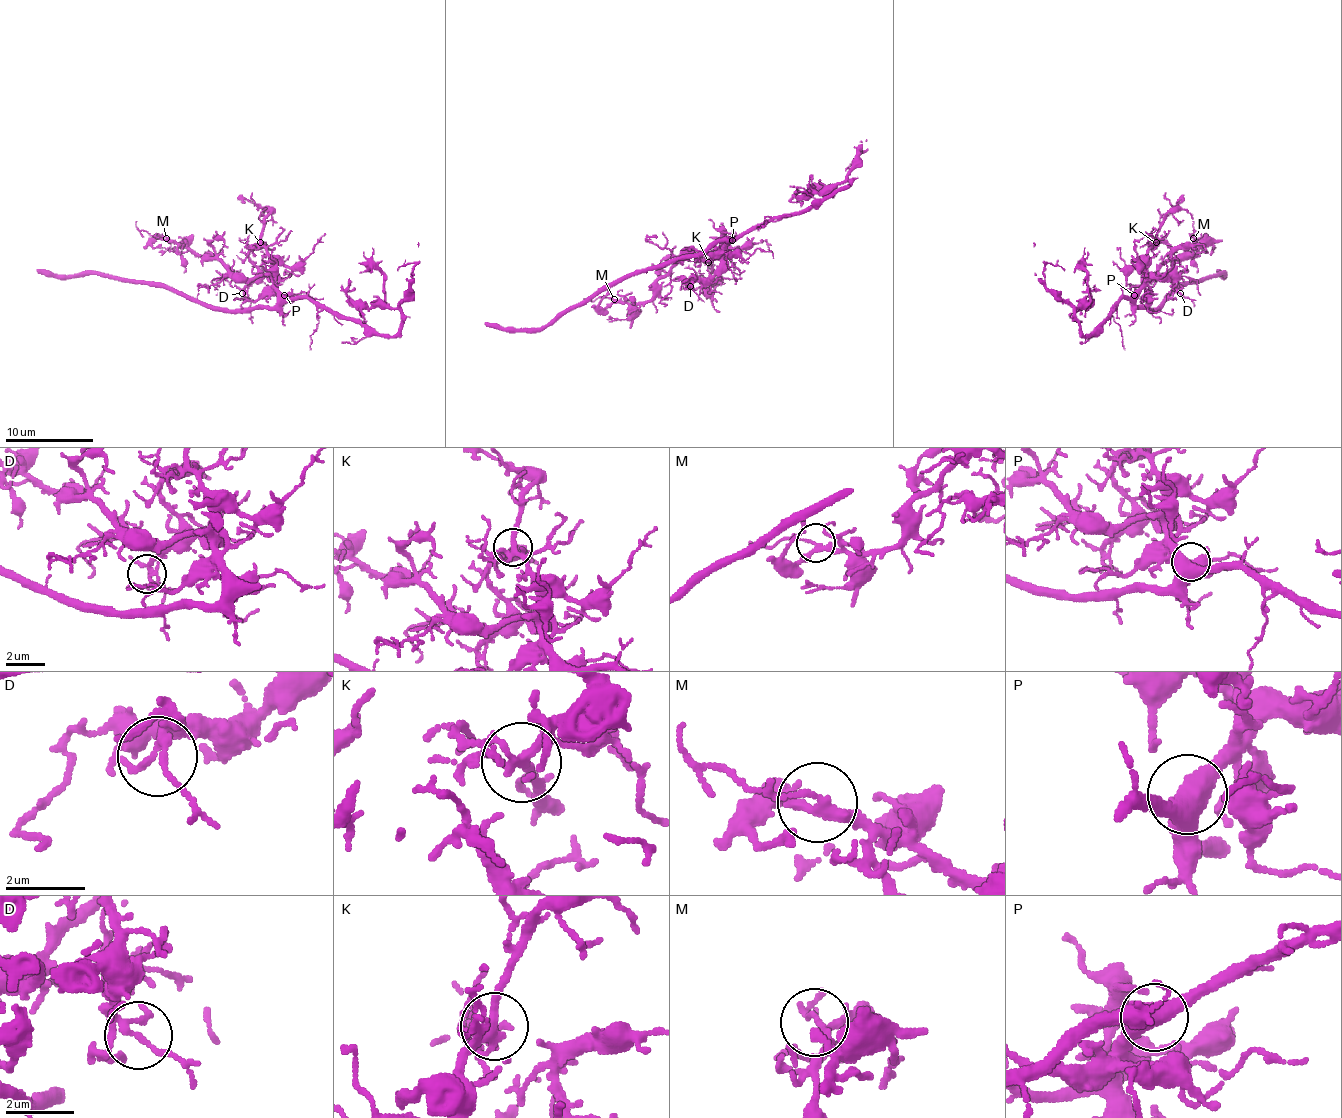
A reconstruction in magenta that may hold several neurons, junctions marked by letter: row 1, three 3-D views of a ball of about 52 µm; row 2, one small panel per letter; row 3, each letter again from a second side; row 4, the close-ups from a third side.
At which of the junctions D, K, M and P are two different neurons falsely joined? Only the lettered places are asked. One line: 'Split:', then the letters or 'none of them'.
Split: none of them

